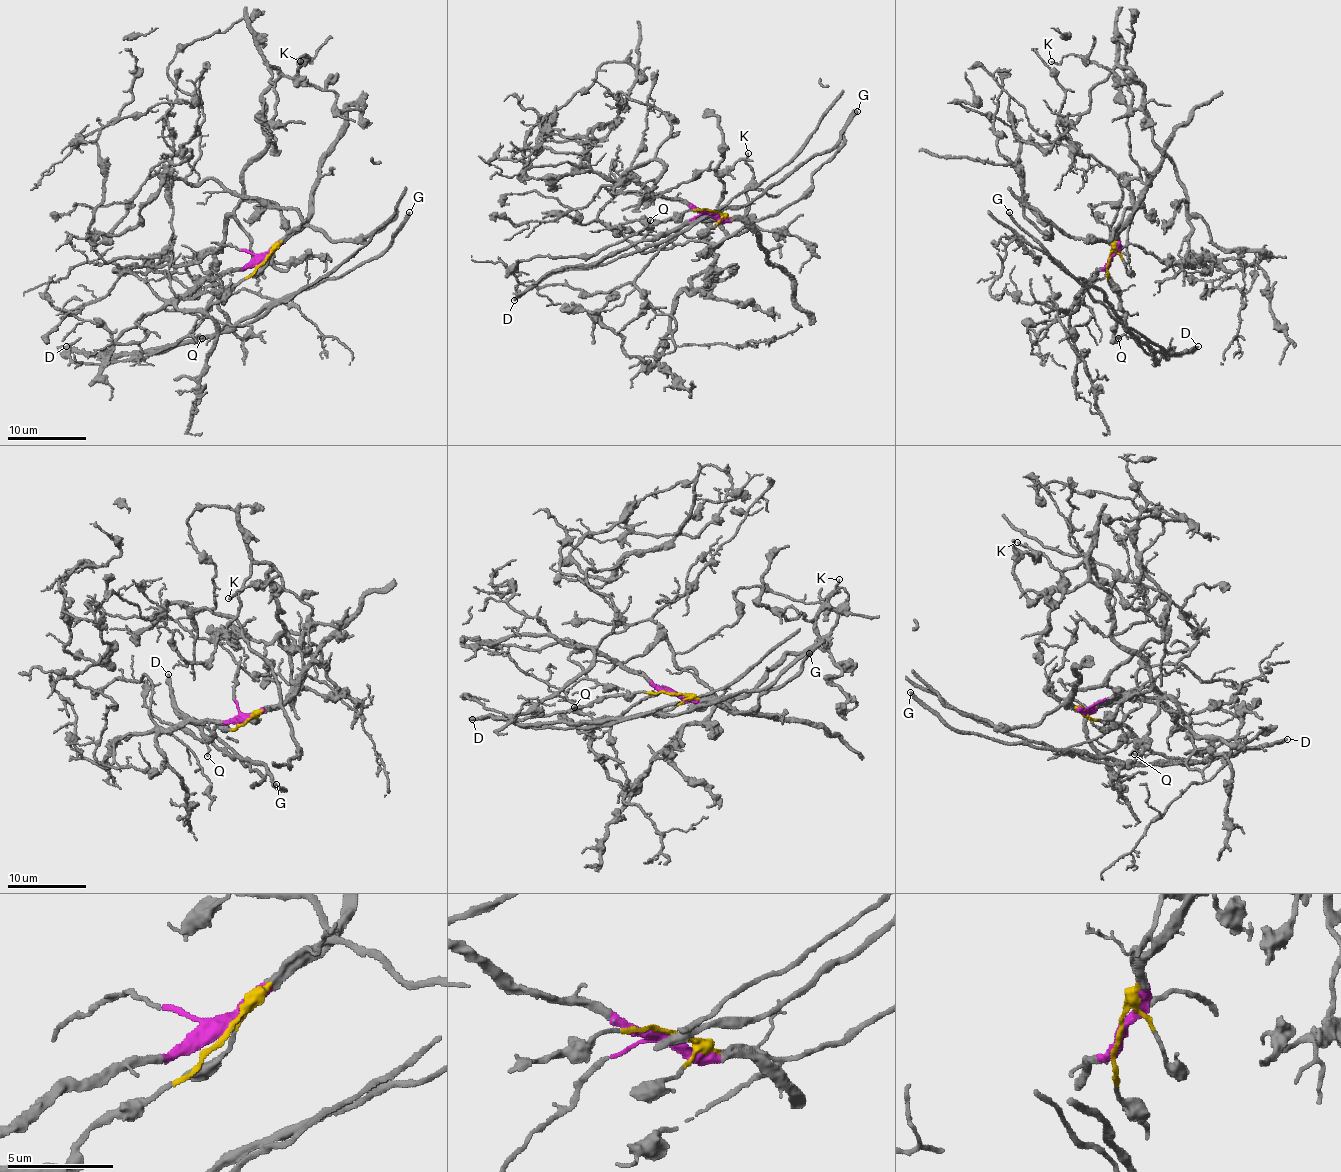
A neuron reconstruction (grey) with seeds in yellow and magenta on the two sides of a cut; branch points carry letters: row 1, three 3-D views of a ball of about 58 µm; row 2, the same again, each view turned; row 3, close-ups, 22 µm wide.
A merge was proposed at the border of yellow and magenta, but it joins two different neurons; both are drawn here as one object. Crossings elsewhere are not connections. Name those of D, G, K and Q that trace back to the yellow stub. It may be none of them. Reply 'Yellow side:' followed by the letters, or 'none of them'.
Yellow side: D, G, Q

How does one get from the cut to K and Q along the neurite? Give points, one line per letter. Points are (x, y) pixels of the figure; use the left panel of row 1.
K: (264, 259), (226, 243), (187, 267), (226, 293), (210, 273), (265, 147), (262, 95), (301, 81), (299, 62)
Q: (264, 259), (250, 275), (220, 291), (204, 312), (204, 320), (190, 334), (202, 338)

